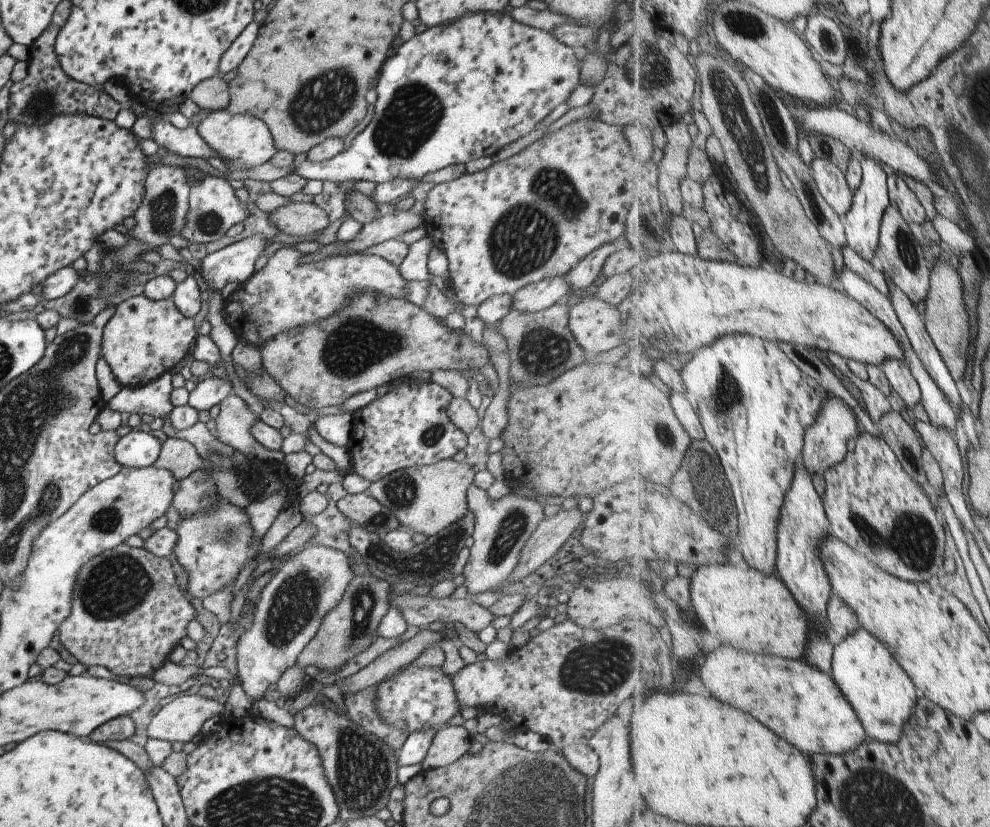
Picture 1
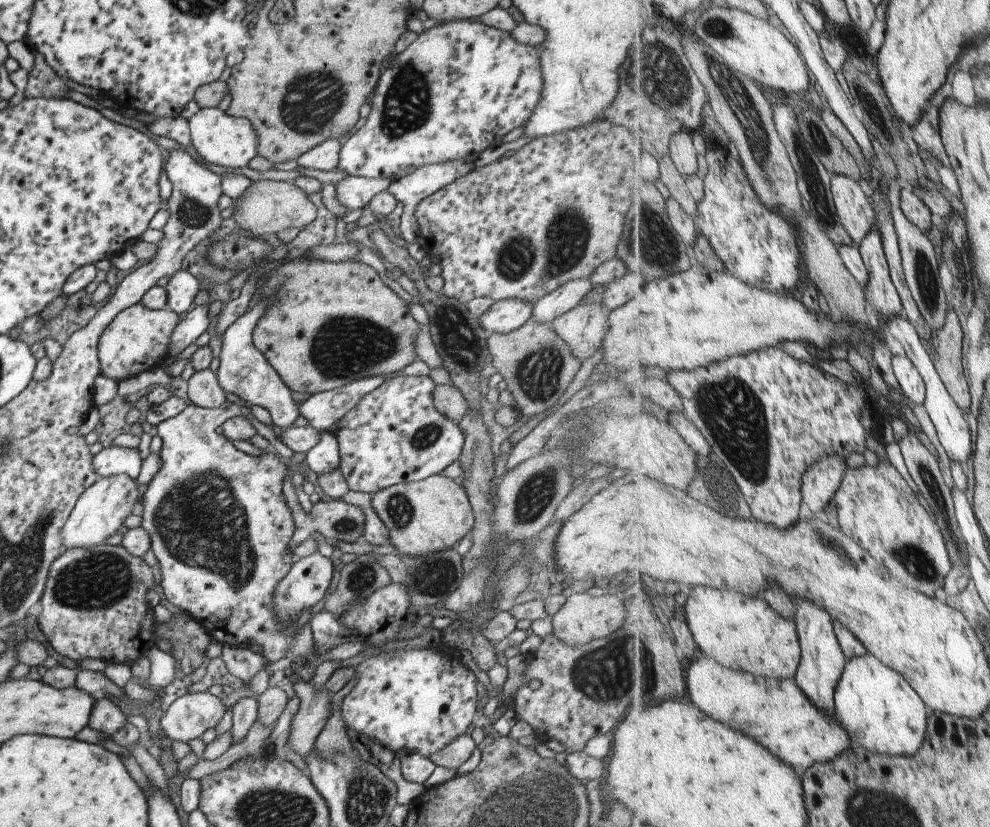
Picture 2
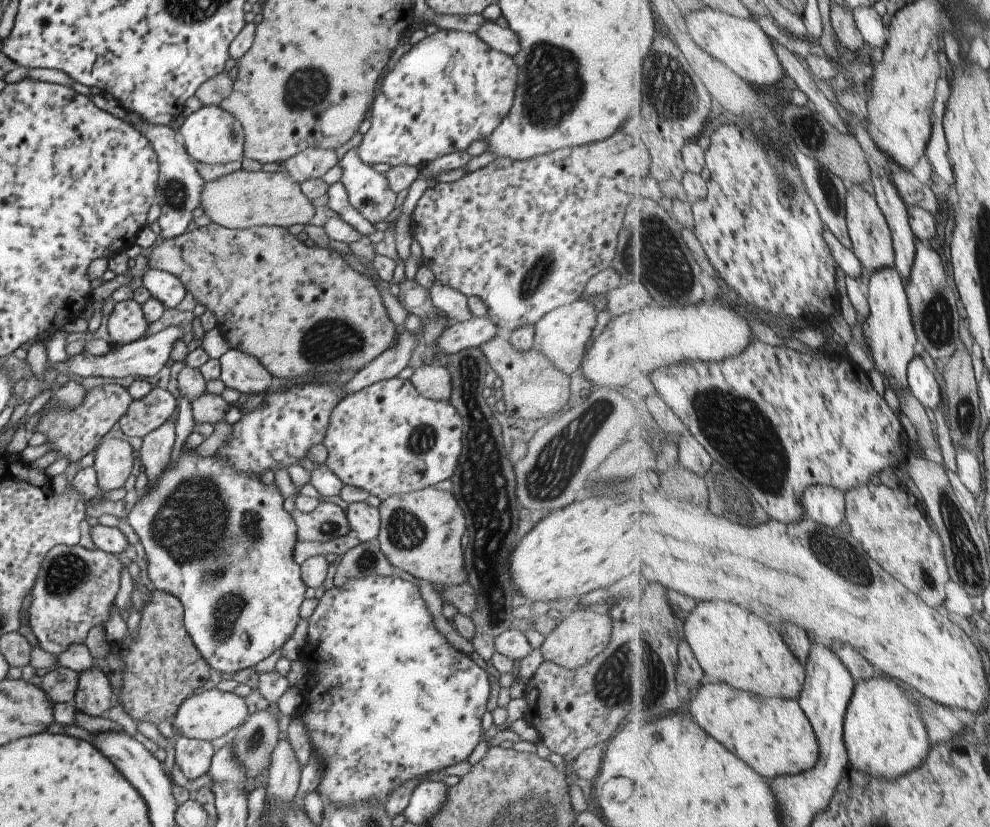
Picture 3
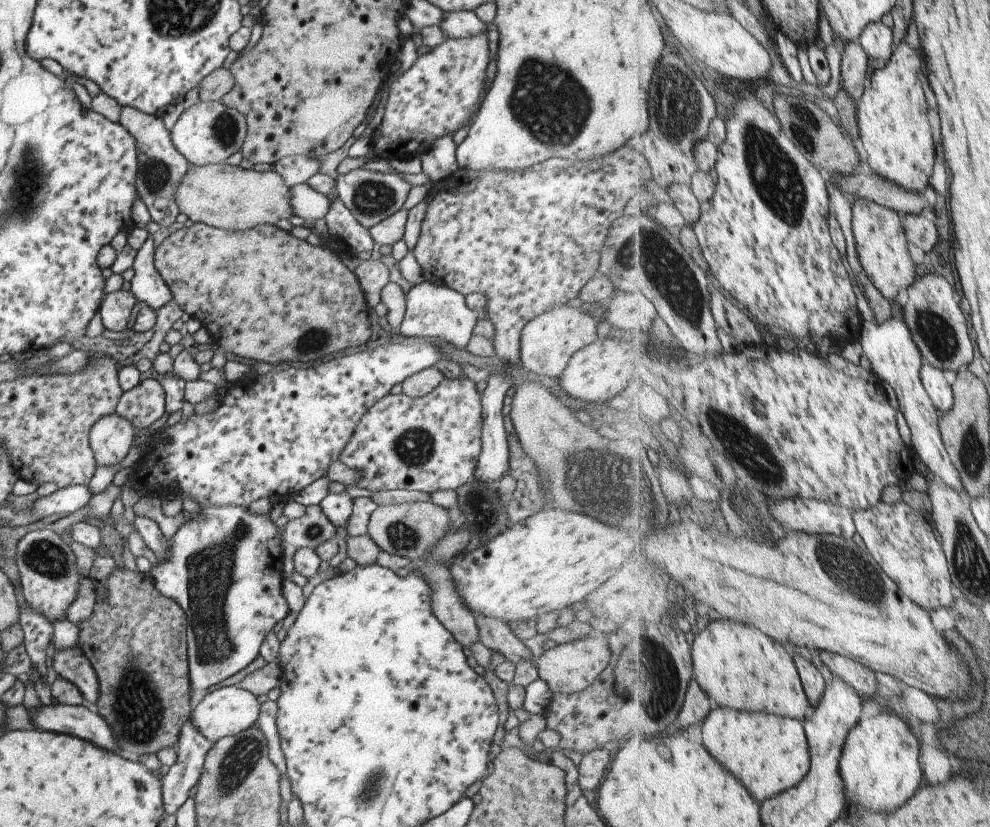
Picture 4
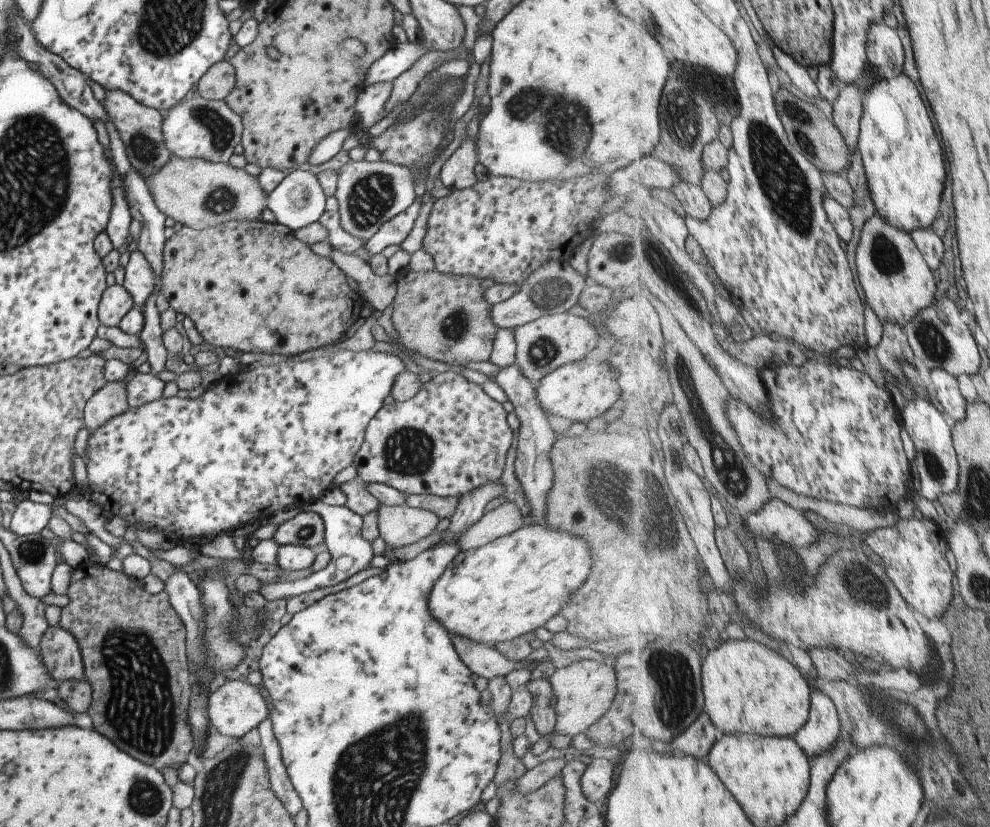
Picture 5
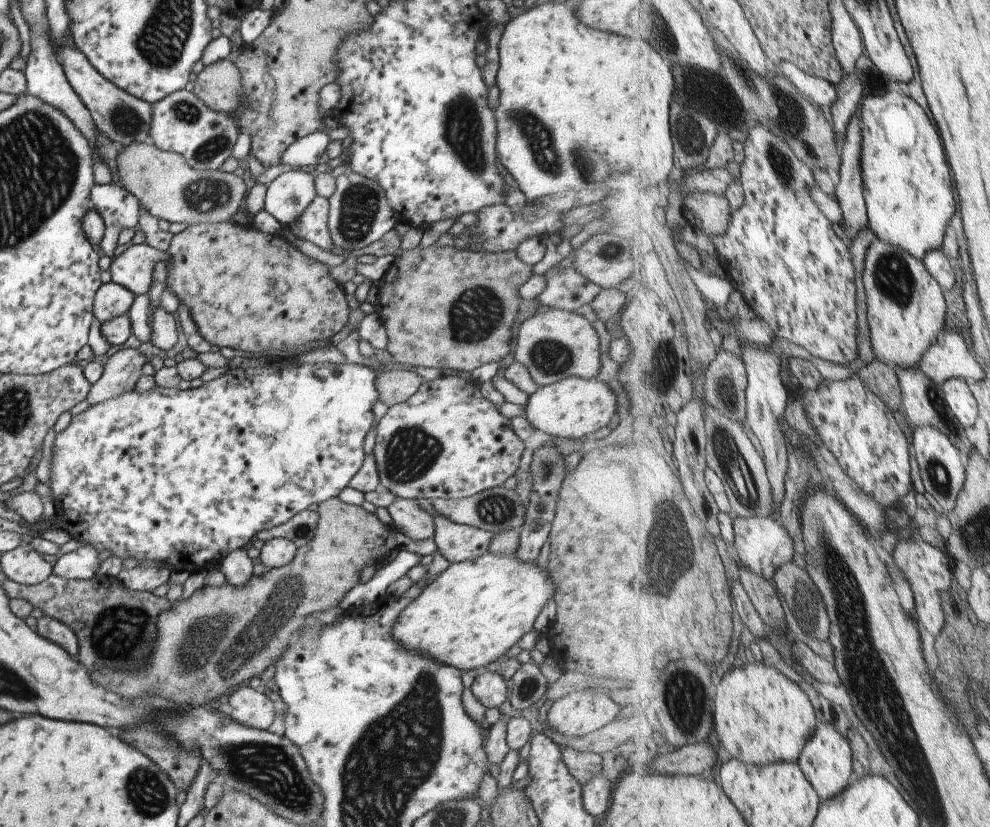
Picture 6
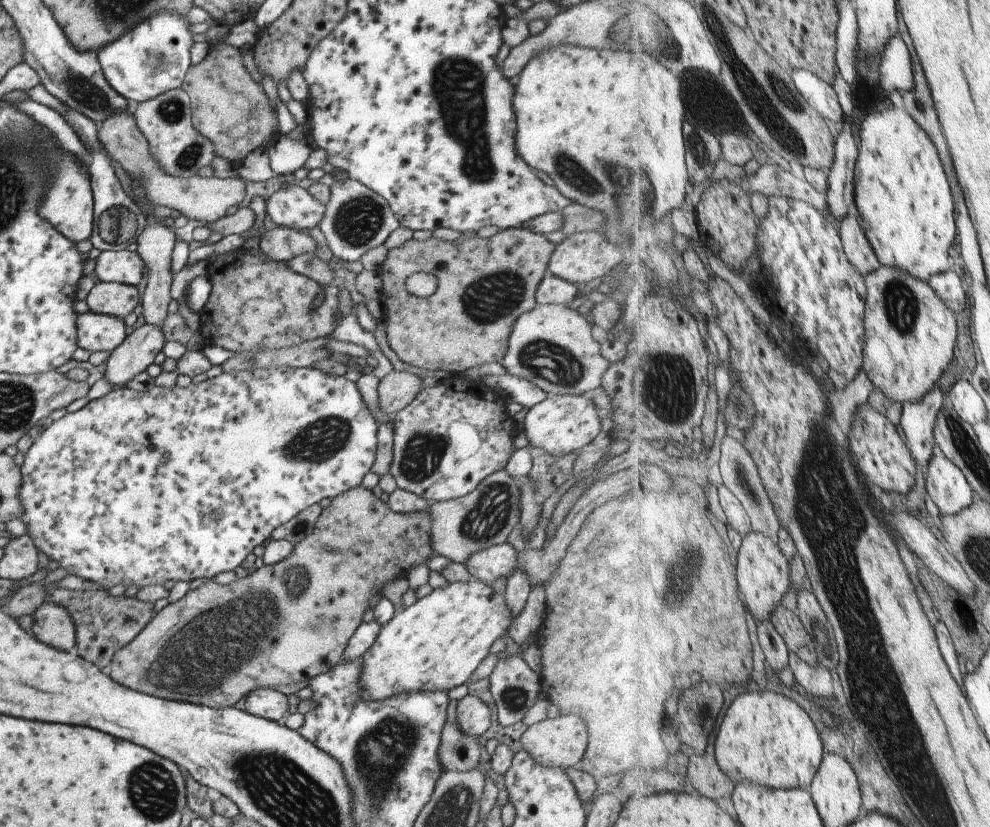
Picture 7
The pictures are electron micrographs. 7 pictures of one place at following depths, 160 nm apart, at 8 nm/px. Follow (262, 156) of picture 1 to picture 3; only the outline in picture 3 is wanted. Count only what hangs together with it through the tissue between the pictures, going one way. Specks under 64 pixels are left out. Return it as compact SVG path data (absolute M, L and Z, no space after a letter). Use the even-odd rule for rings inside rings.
M201 105L200 108L184 118L177 129L178 140L187 156L194 162L209 165L239 161L242 156L244 132L238 120L223 110L220 105Z

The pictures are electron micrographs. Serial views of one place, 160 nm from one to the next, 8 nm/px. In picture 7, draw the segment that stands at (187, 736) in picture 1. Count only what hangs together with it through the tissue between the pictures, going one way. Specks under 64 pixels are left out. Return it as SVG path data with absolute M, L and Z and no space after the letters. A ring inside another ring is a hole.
M261 687L248 692L239 706L250 715L277 722L287 712L287 698L271 687Z

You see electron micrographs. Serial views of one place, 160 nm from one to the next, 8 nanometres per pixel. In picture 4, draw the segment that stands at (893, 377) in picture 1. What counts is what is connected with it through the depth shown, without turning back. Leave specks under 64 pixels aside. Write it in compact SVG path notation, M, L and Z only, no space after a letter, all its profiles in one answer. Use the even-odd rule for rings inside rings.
M924 363L921 371L922 381L933 399L935 406L944 414L948 413L955 404L954 388L947 380L943 370L929 363Z

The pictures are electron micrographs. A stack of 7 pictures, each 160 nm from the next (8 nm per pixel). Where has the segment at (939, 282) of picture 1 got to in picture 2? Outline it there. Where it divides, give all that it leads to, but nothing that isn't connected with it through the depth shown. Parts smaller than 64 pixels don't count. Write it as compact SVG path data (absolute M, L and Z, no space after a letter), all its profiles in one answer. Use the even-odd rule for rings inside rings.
M948 310L945 326L936 334L935 366L947 390L964 412L971 410L971 392L963 370L963 330L959 316Z

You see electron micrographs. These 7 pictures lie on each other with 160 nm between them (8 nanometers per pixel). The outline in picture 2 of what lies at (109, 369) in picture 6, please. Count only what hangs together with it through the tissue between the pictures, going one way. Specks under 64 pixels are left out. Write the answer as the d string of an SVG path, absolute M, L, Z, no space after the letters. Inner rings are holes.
M126 474L99 477L93 481L78 497L61 527L62 548L91 548L105 542L109 536L123 530L123 519L129 515L133 504L140 499L137 483Z

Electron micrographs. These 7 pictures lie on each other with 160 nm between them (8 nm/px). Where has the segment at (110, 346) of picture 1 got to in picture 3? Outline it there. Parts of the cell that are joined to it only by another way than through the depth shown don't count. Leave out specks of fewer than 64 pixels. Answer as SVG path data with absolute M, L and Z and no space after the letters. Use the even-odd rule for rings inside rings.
M131 298L110 302L106 313L106 331L110 336L111 346L115 344L113 347L137 340L149 325L142 315L141 305Z

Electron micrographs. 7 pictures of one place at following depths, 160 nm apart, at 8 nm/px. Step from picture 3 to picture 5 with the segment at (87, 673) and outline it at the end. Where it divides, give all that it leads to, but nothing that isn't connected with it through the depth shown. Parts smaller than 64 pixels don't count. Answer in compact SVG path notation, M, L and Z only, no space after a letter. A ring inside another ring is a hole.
M58 625L47 627L38 644L38 656L51 679L83 679L82 658L73 635Z

